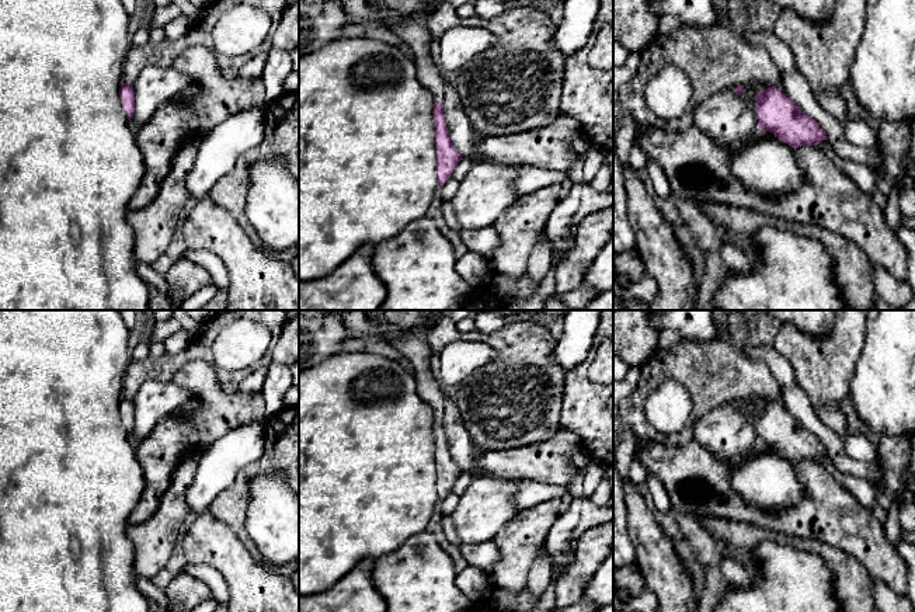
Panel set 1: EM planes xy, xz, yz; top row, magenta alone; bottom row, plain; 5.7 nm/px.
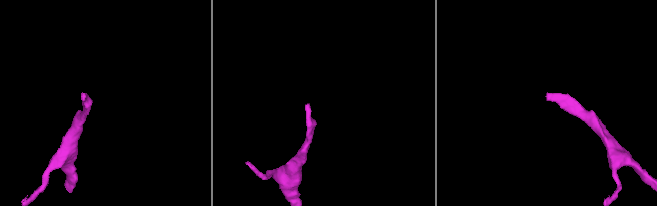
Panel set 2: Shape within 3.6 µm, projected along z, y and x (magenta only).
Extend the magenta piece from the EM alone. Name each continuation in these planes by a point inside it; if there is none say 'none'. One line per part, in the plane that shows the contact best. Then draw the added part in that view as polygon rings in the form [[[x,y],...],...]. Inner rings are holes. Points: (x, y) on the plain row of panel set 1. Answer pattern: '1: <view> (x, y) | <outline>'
1: xz (413, 346) | [[[431,326],[414,327],[406,331],[404,337],[394,342],[394,347],[411,362],[413,373],[417,379],[417,392],[420,397],[432,407],[434,418],[436,418],[443,415],[443,392],[438,376],[429,366],[432,351],[427,335],[431,330]]]

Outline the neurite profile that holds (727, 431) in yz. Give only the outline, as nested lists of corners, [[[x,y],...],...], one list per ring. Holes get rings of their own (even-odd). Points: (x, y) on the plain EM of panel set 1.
[[[744,396],[717,406],[695,424],[693,441],[720,459],[747,453],[759,444],[756,408],[766,403],[761,396]]]

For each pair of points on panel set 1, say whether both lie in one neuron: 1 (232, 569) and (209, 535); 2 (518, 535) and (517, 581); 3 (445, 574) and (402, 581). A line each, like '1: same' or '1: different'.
1: same
2: same
3: same

